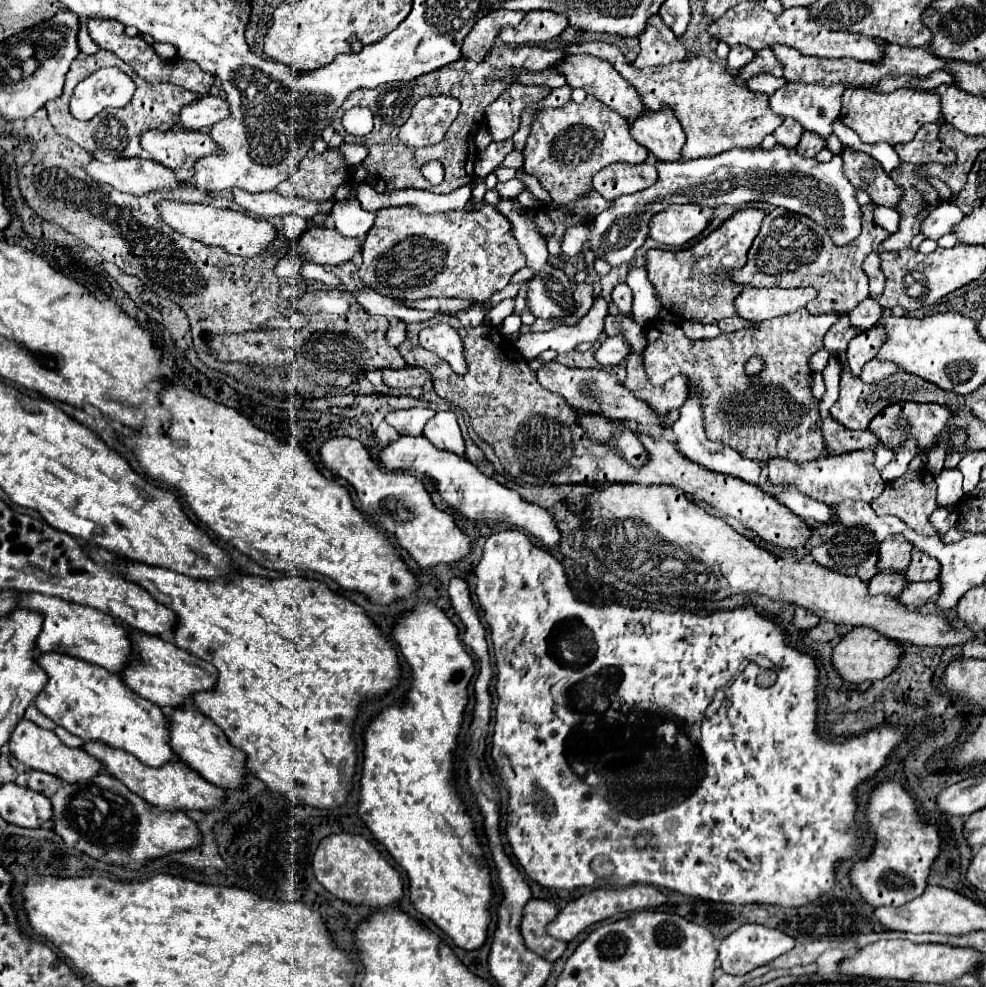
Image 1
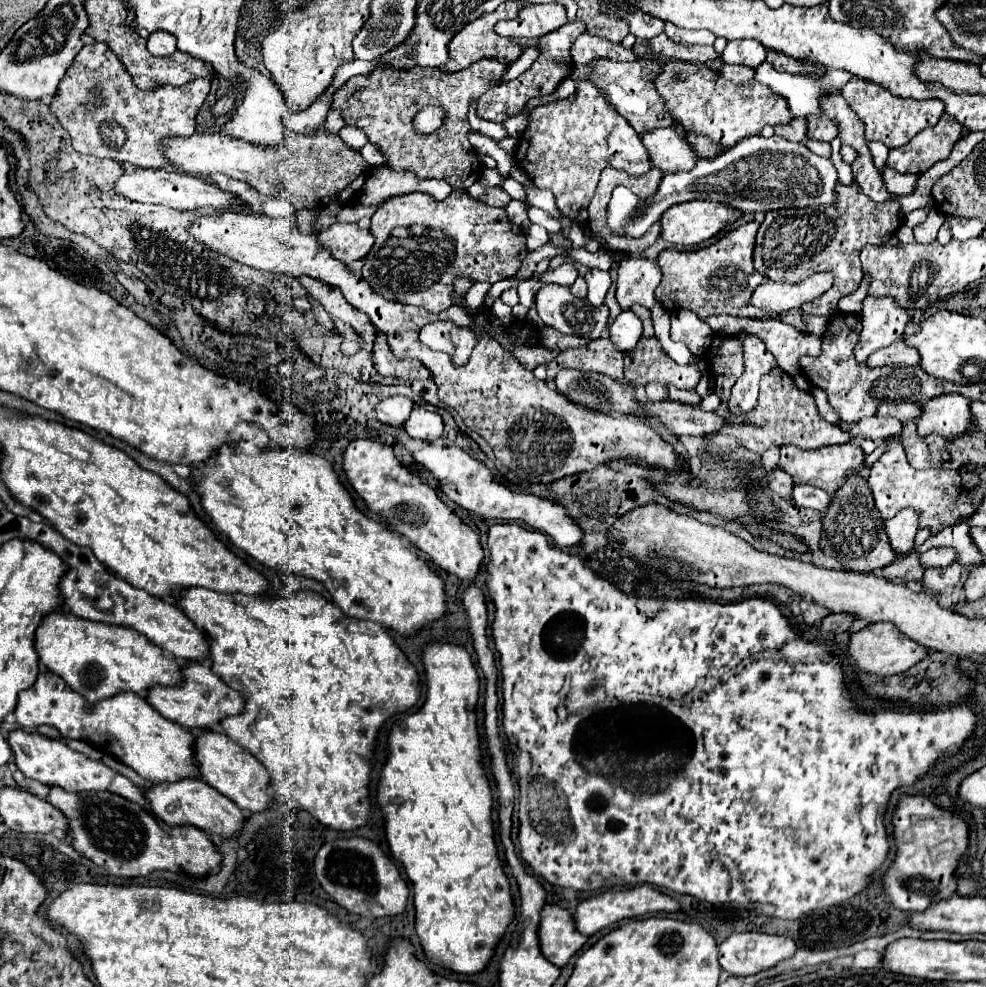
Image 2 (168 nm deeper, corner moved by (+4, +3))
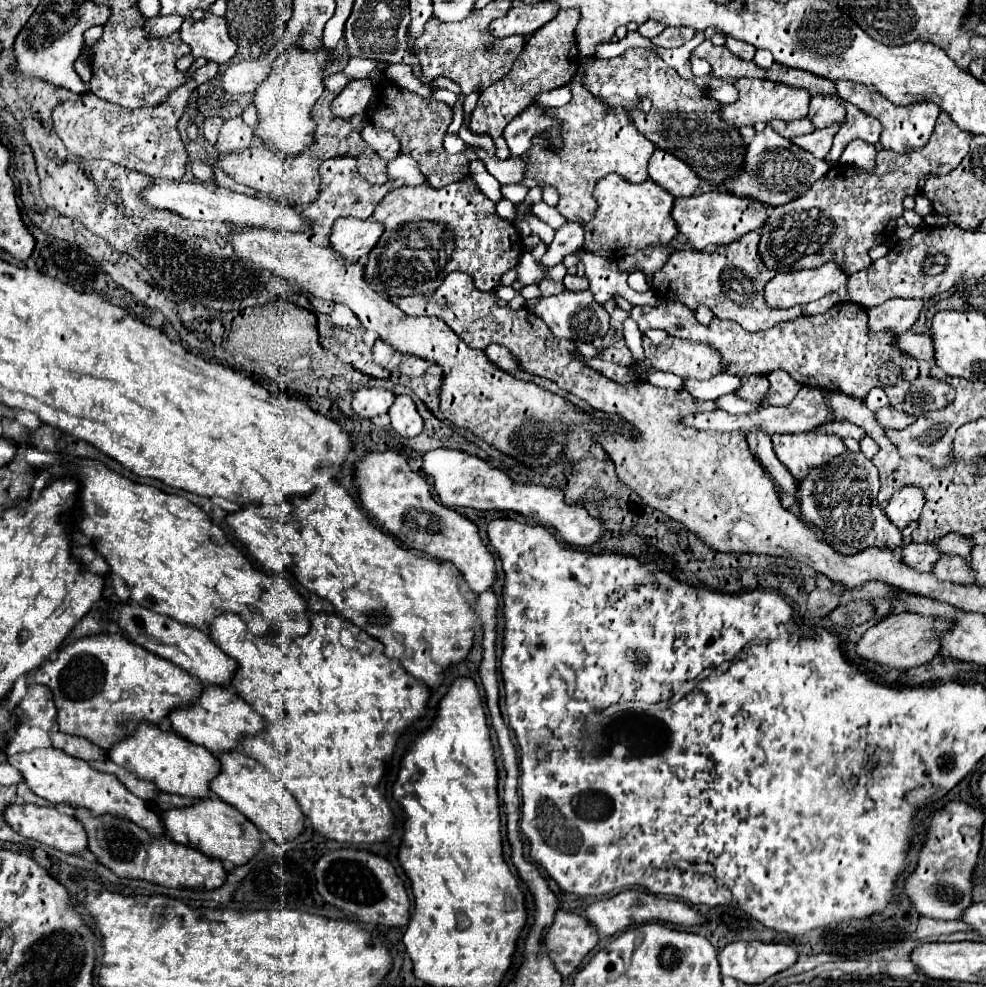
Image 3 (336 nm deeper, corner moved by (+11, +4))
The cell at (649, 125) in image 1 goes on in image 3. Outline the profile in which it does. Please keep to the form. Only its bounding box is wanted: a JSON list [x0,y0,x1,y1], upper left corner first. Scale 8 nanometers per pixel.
[648,147,702,197]

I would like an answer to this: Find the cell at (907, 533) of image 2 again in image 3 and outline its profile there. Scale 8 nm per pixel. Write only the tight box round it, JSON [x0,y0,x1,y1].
[884,485,924,531]

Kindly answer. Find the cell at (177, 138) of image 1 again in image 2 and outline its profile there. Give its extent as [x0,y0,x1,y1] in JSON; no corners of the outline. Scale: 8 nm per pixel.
[163,124,371,210]

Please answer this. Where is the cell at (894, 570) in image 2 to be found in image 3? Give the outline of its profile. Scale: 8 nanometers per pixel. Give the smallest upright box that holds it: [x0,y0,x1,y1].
[902,543,940,573]

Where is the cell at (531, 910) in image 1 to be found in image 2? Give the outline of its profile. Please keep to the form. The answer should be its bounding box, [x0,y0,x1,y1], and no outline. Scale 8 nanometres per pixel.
[539,904,589,968]

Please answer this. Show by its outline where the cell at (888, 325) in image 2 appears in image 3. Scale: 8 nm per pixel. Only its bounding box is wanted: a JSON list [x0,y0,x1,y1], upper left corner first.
[866,299,924,335]

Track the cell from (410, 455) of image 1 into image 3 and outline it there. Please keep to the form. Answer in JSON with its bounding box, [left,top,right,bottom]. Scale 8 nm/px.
[424,449,602,547]

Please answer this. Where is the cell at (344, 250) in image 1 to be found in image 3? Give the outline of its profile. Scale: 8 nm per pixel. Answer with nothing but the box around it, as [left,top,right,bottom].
[330,217,384,263]

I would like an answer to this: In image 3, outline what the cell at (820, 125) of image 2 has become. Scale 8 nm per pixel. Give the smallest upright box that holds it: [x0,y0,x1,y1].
[808,95,846,129]

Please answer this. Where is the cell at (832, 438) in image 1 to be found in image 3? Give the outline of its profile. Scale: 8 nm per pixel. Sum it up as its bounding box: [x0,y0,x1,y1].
[876,407,916,429]

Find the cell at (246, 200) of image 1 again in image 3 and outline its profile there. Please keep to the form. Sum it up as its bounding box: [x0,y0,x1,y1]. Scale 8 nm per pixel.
[192,159,214,181]

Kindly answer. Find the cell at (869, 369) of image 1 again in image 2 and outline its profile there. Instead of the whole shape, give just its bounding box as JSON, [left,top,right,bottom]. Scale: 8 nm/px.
[867,340,921,366]

